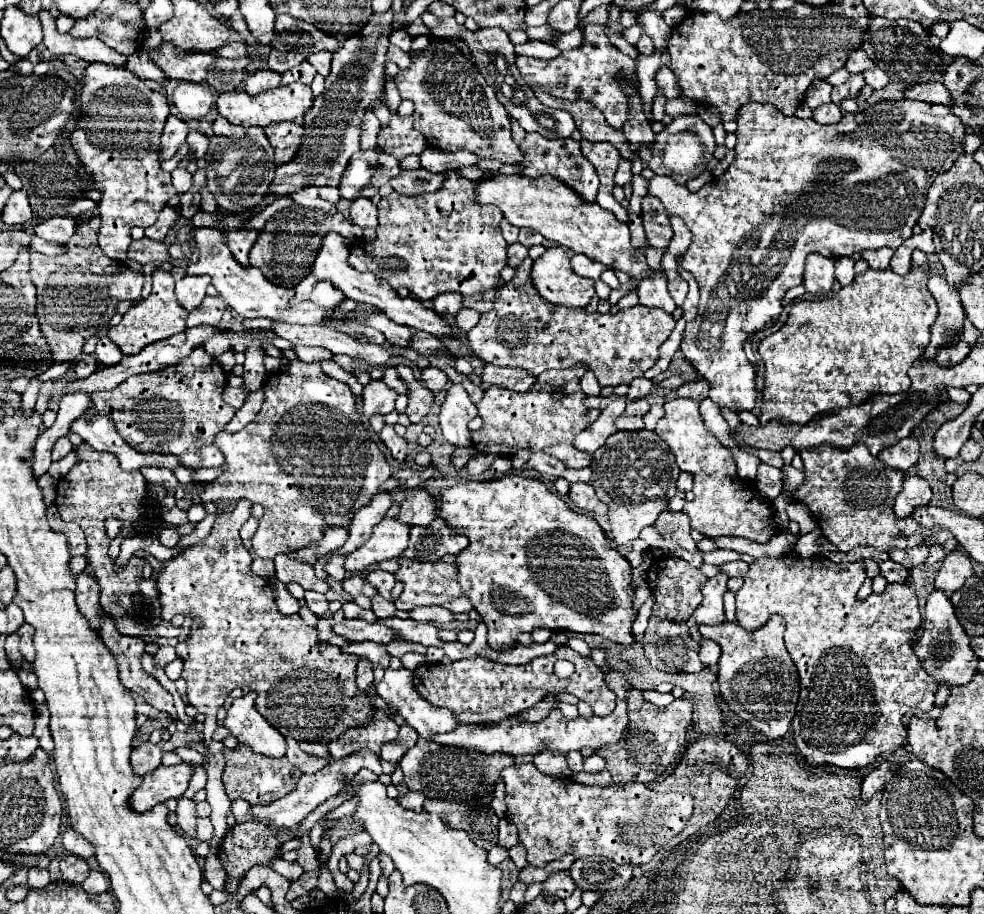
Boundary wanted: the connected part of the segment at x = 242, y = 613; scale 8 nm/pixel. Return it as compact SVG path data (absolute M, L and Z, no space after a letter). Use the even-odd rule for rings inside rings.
M239 499L231 515L217 515L217 521L215 521L211 533L209 533L201 543L197 543L195 547L191 547L191 549L179 553L175 559L167 561L165 569L158 575L157 583L161 602L161 619L170 621L171 617L177 615L177 613L183 613L185 617L191 615L191 617L199 617L199 619L201 619L201 627L199 627L197 631L193 631L191 637L189 637L189 641L187 641L187 645L189 645L189 657L183 661L185 667L183 667L181 677L187 681L187 699L189 699L189 703L195 705L197 711L205 715L205 721L203 721L204 728L202 731L204 735L204 746L213 753L213 757L207 757L207 785L205 785L205 789L207 789L207 803L209 803L211 809L213 809L213 811L211 811L211 817L209 817L211 823L213 823L213 827L215 827L215 835L213 835L213 839L211 839L211 845L213 845L213 847L219 845L219 843L223 841L225 833L227 833L227 817L229 817L229 813L231 813L231 801L227 799L225 787L223 787L223 783L221 783L221 773L223 773L223 767L225 767L225 765L223 765L223 763L225 763L223 743L221 743L221 741L213 741L212 735L218 726L216 716L217 709L223 705L225 697L227 697L233 689L237 689L237 687L249 687L251 691L257 691L257 711L259 711L283 737L293 737L295 741L309 741L309 743L325 743L325 745L327 745L327 743L333 743L335 739L339 739L339 735L341 735L343 731L349 731L351 727L361 727L363 723L369 723L369 721L375 717L375 707L371 705L367 693L361 691L361 689L355 685L355 669L357 669L359 657L357 657L357 655L343 653L341 647L335 647L335 645L329 645L329 643L321 643L321 641L319 641L319 635L317 635L317 629L305 625L305 621L303 621L299 615L291 615L291 617L281 615L279 609L277 609L277 605L275 605L275 597L273 597L271 585L265 583L263 577L259 577L259 575L255 575L255 573L251 571L251 561L253 561L253 557L251 557L249 549L243 545L243 541L241 541L241 537L239 537L239 529L241 529L241 525L243 525L249 517L251 517L251 503L249 503L247 499Z

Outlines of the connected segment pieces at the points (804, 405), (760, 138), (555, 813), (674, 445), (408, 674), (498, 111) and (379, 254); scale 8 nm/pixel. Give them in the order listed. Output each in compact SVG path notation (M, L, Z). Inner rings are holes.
M915 249L913 255L913 263L911 263L911 271L903 277L899 277L893 271L873 271L867 269L863 275L855 275L853 283L843 287L839 291L839 299L837 297L829 297L829 299L821 299L821 301L795 301L791 305L789 311L789 319L787 323L773 335L767 335L761 343L759 343L759 355L765 363L765 387L763 387L763 403L761 403L761 415L759 415L759 423L769 423L771 419L781 419L785 423L809 423L815 415L819 413L827 413L833 409L841 409L841 407L849 407L863 403L867 397L871 397L873 393L903 393L909 389L909 367L923 355L929 339L931 339L931 323L935 323L935 315L937 315L937 303L931 295L931 291L927 291L927 279L929 279L929 265L927 265L927 255L921 251L921 255L917 255L919 249Z
M903 99L903 101L883 101L877 105L867 107L861 113L847 113L837 125L819 125L815 123L815 119L799 119L799 117L787 117L783 113L779 113L773 105L769 103L747 103L739 109L737 115L737 145L735 145L735 161L727 167L727 171L721 177L715 177L711 183L703 185L697 193L691 193L687 187L683 185L675 185L675 181L671 177L665 175L655 175L649 181L649 195L655 195L657 199L661 199L667 215L677 215L685 221L685 225L689 227L689 231L693 233L693 241L689 245L689 249L685 251L683 257L679 257L679 265L683 269L687 269L699 283L699 291L701 291L701 301L699 301L699 313L697 317L687 323L685 327L685 335L681 341L681 349L685 353L685 357L693 363L693 367L697 371L701 371L701 375L705 377L705 381L711 385L709 389L709 397L715 403L721 403L725 407L731 407L733 411L741 411L747 409L751 411L755 405L755 369L749 363L749 359L745 357L743 345L747 341L747 337L753 331L763 329L767 323L771 323L773 319L779 317L781 313L781 303L785 293L803 283L803 267L809 253L819 253L824 257L839 257L839 255L851 255L855 251L865 251L865 249L881 249L881 247L891 247L897 249L907 237L911 237L911 229L917 223L923 207L925 207L925 199L927 199L927 189L931 187L931 181L947 171L957 157L963 153L963 137L965 137L965 125L961 123L961 119L951 111L951 107L947 105L931 105L931 103L917 103L911 99Z
M533 763L527 765L511 765L507 767L501 777L505 779L505 803L507 803L507 821L517 825L519 841L527 847L527 861L535 867L543 867L567 853L579 857L593 857L601 855L619 865L631 863L647 863L659 847L677 835L693 813L693 799L687 793L657 793L641 783L627 783L625 787L617 789L613 785L601 787L587 787L571 777L549 777L541 773Z
M673 399L663 407L665 415L659 419L655 433L667 441L679 469L691 471L695 475L695 499L691 503L685 503L683 507L683 513L687 513L691 519L691 527L709 537L735 535L761 545L769 543L773 535L779 535L783 529L777 523L771 501L763 499L753 483L741 481L741 477L735 475L736 465L731 451L723 447L705 427L699 413L699 403L695 403L693 399Z
M401 667L401 669L385 669L385 677L381 683L377 683L377 695L393 705L397 709L397 713L407 721L407 725L411 725L421 737L427 735L433 735L433 733L445 733L445 731L453 731L459 721L453 717L451 711L443 709L443 707L435 707L431 705L429 701L425 701L417 691L415 691L415 685L413 685L413 671Z
M437 41L419 53L411 53L411 67L399 71L393 81L401 97L415 103L415 129L423 133L431 147L443 151L467 149L481 159L501 159L503 163L523 161L523 151L509 131L507 109L497 101L493 87L487 85L477 65L455 43Z
M449 171L449 173L445 173L445 181L443 181L443 187L439 189L439 191L435 191L435 193L427 193L427 195L417 195L417 197L407 197L407 195L399 195L399 193L391 193L391 195L387 195L387 197L383 197L381 199L381 203L379 203L379 225L377 225L377 237L375 237L375 241L371 241L371 243L365 243L359 251L359 255L355 255L353 253L353 249L351 249L351 253L349 253L349 263L351 263L351 267L355 267L357 271L371 271L371 273L375 273L375 275L379 275L379 279L387 279L387 283L391 283L391 287L395 287L395 289L399 289L399 287L407 287L419 301L431 301L431 299L435 299L437 295L441 295L441 293L449 293L449 291L455 291L455 293L461 293L461 295L481 295L481 293L487 293L487 291L497 291L497 289L501 289L503 285L505 285L505 281L501 279L501 271L507 267L507 243L505 243L505 239L503 239L503 235L501 235L501 229L499 229L499 223L501 223L501 219L503 219L503 213L499 211L499 207L495 207L495 205L481 205L481 203L475 203L475 181L471 181L471 179L465 179L463 175L459 175L459 171Z

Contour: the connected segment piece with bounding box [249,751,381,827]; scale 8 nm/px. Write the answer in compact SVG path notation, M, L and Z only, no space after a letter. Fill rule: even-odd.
M359 751L359 753L353 753L349 755L347 759L343 761L333 761L331 765L325 765L321 771L317 771L315 775L301 775L299 779L299 785L287 793L283 799L277 799L275 803L267 803L267 805L251 805L249 807L249 815L253 817L251 821L269 821L277 827L295 827L301 823L301 819L311 813L317 805L325 803L329 797L337 795L341 789L343 789L343 775L355 775L361 767L367 767L371 769L373 773L381 775L381 763L379 763L379 757L369 753L369 751Z

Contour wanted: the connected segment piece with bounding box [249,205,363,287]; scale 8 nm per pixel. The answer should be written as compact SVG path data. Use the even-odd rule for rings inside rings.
M301 205L279 211L261 229L259 241L253 245L253 249L249 253L249 263L259 267L267 275L267 279L271 279L271 283L281 285L281 287L293 287L293 285L297 285L297 281L305 279L311 273L309 267L321 245L319 233L327 233L327 231L345 235L349 241L355 241L357 235L363 235L363 229L355 227L343 213L329 217L327 213L323 213L319 209L307 209ZM295 267L297 267L297 273L295 273Z

